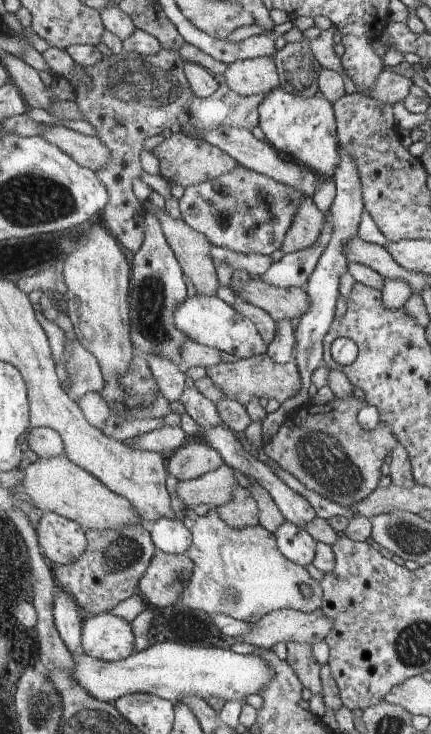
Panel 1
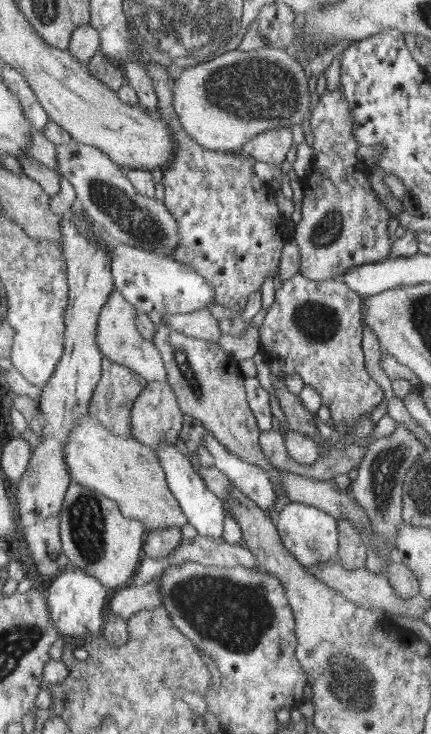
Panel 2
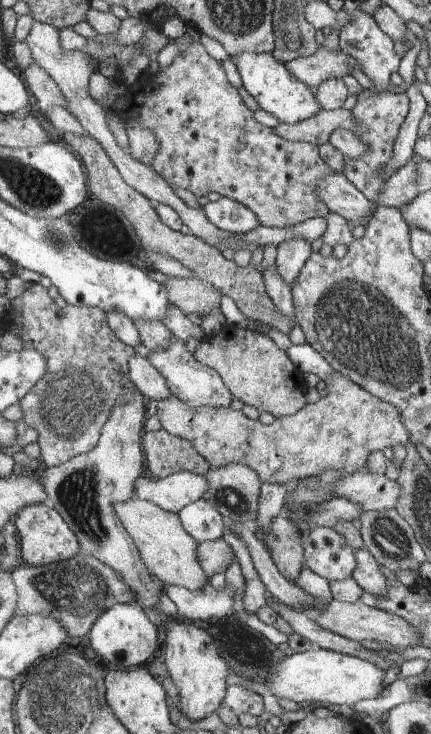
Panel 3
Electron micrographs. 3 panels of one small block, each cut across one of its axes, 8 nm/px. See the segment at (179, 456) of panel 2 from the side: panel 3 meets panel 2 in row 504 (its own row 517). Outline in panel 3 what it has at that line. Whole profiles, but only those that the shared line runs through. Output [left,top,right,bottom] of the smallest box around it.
[179,498,224,544]

